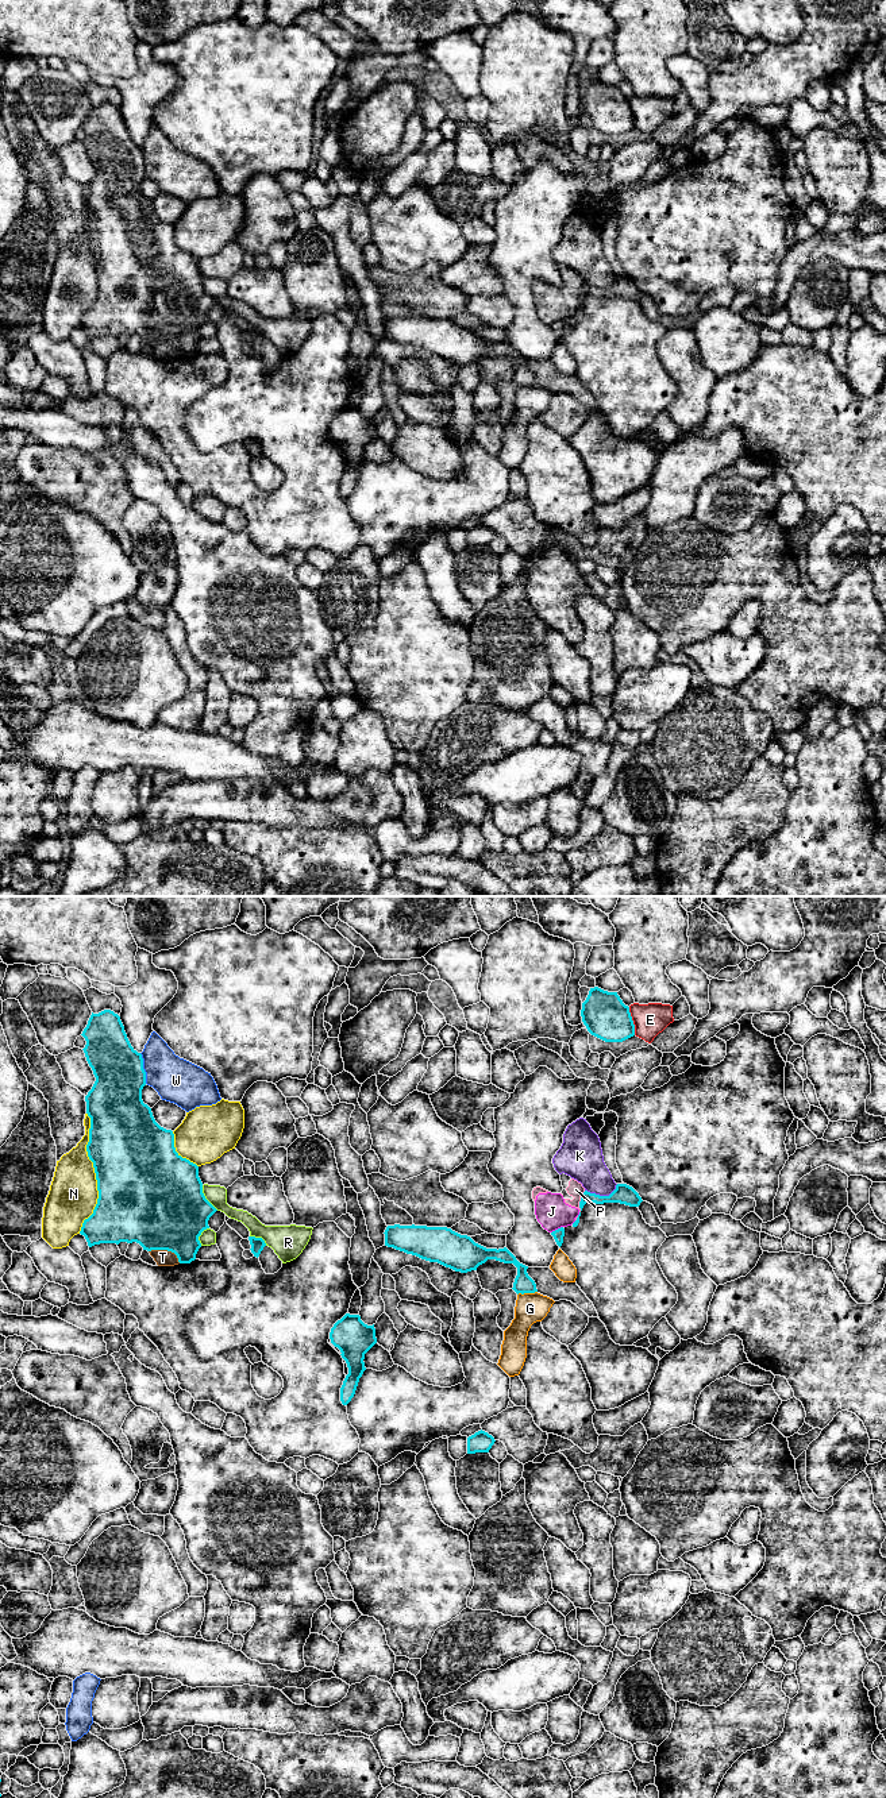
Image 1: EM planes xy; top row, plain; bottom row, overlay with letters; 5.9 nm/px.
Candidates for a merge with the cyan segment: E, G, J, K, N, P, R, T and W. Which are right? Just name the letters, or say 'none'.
none

